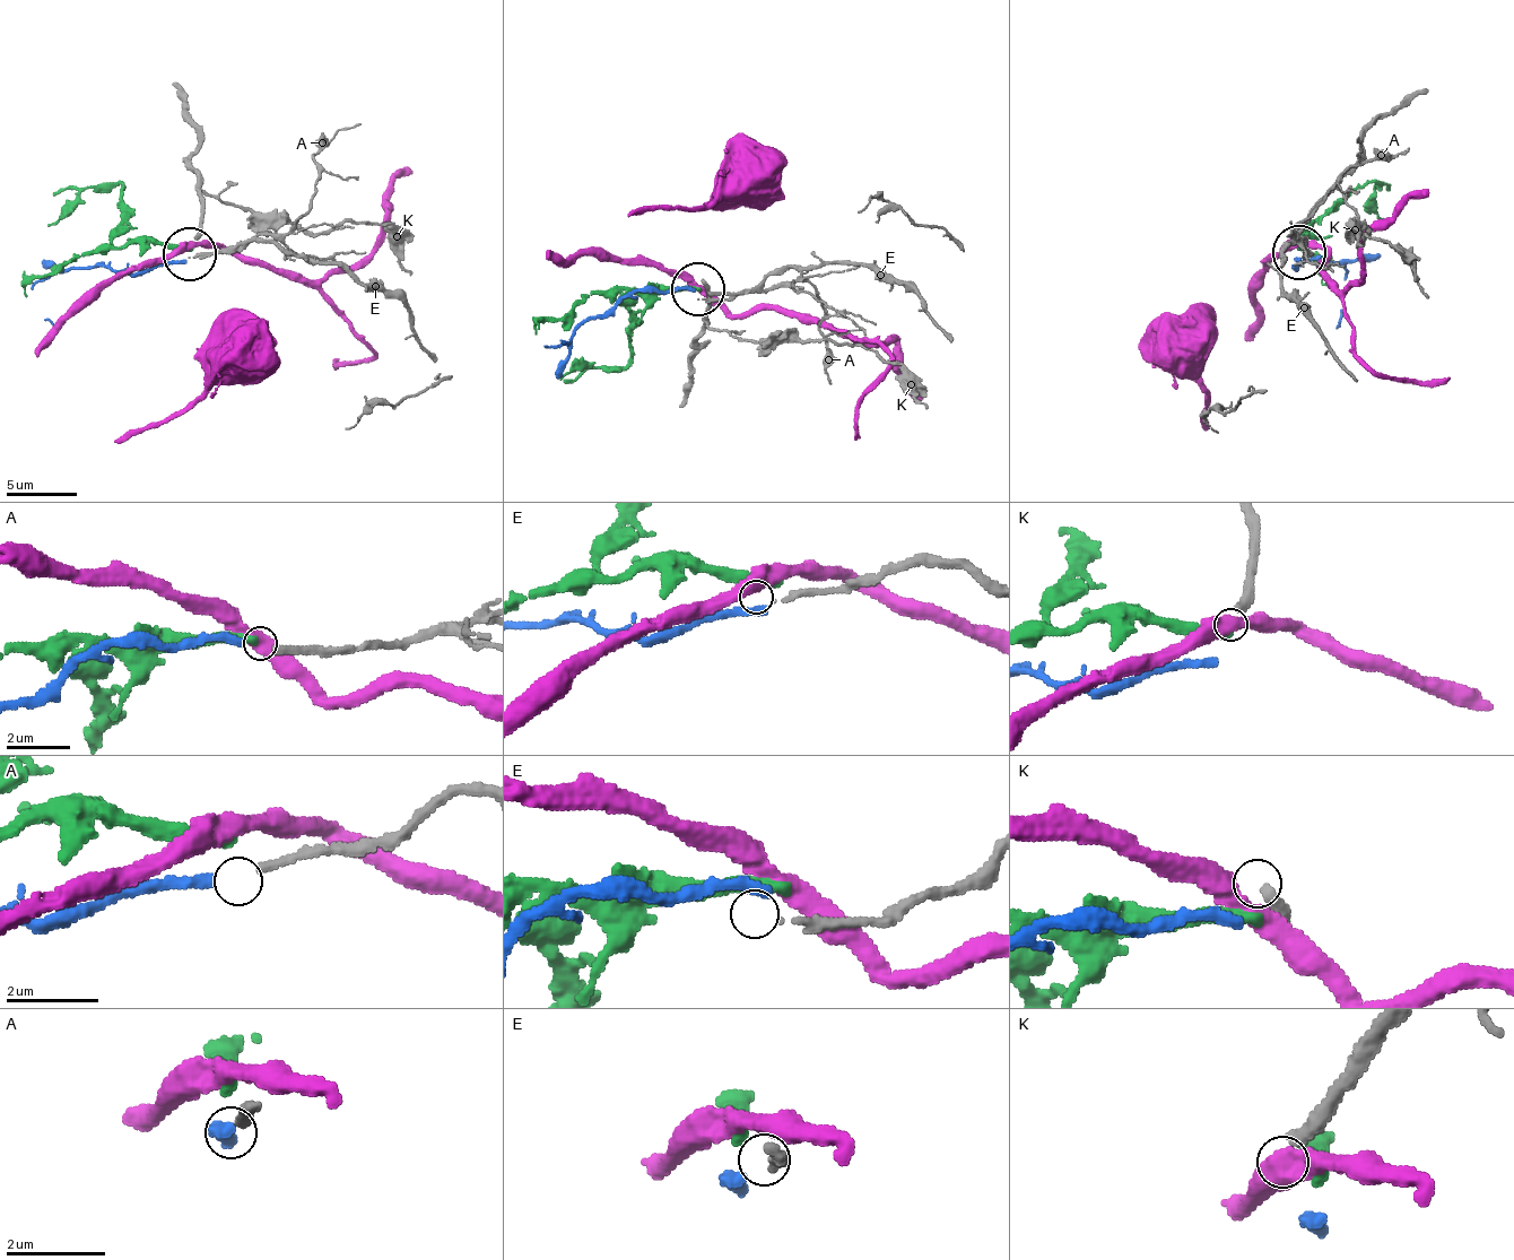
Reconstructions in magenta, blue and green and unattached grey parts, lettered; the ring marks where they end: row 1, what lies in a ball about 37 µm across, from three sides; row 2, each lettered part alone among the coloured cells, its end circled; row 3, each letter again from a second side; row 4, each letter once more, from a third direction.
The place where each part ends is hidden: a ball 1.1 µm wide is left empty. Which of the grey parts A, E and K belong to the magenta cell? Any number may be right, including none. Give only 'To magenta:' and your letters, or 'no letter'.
To magenta: no letter

